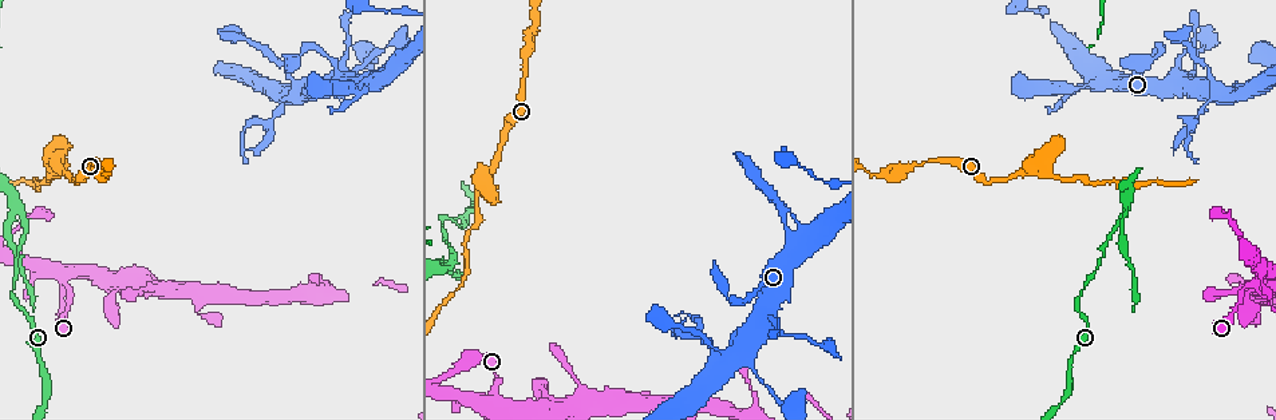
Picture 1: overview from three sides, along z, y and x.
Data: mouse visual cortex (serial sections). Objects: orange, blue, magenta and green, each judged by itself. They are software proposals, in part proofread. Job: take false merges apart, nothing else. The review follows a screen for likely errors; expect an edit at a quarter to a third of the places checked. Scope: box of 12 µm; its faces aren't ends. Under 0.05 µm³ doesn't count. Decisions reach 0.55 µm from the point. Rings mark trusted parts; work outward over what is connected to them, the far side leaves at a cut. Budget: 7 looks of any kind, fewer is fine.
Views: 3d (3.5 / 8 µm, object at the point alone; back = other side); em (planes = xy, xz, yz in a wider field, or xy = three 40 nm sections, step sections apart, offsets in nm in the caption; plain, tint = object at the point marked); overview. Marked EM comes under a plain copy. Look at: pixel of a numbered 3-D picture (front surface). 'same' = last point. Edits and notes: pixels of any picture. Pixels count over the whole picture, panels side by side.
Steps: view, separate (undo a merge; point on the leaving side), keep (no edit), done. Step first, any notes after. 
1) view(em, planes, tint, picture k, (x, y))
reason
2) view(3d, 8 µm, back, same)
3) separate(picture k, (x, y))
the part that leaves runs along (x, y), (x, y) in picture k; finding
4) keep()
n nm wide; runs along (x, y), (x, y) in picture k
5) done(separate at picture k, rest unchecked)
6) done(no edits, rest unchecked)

view(3d, 3.5 µm, picture 1, (488, 397))
calibre changes

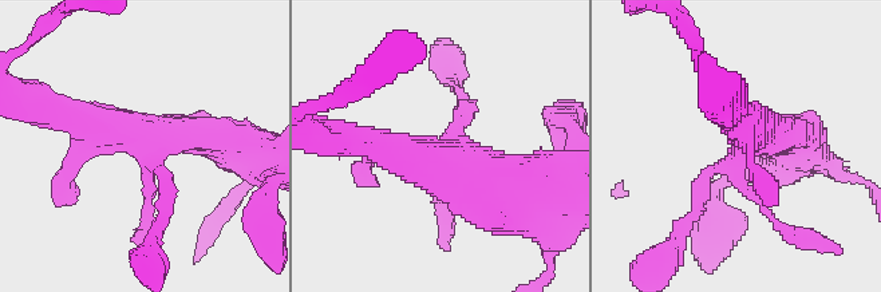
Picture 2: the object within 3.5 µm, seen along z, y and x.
view(em, xy, step 2, tint, picture 2, (444, 138))
4 arms; arms of 100, 150, 450, 450 nm

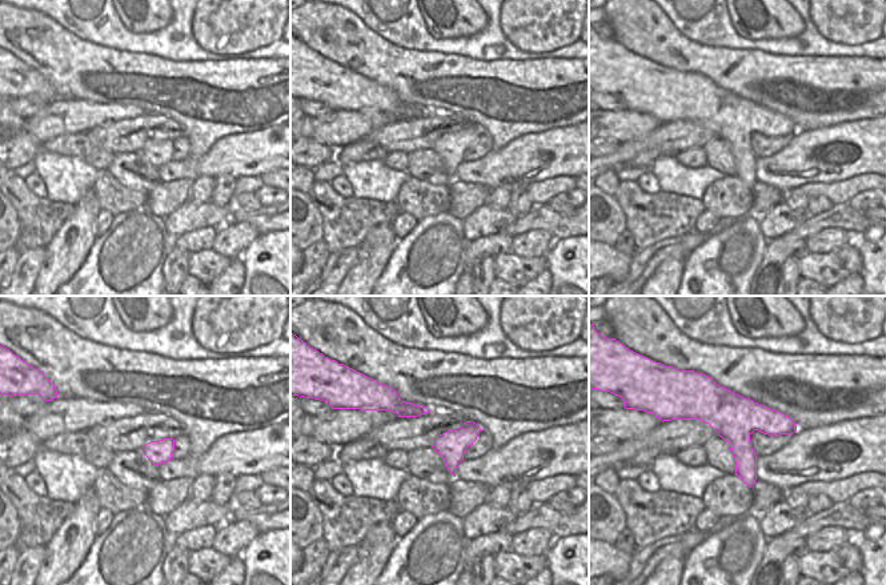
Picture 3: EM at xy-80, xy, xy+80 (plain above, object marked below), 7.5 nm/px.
keep()
runs along (684, 225), (715, 168), (777, 139) in picture 2; continuous, no second cell

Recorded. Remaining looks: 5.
view(3d, 3.5 µm, back, picture 1, (22, 219))
sharp bend

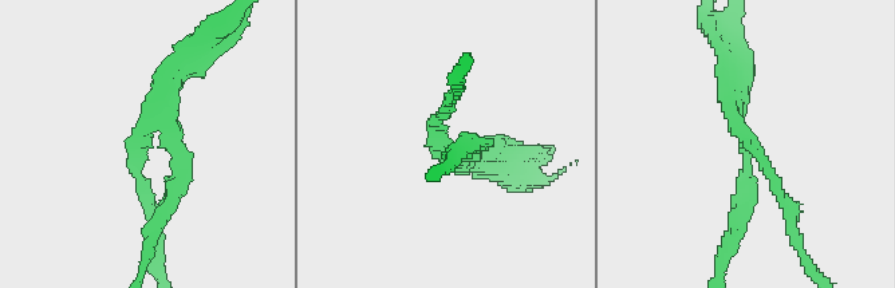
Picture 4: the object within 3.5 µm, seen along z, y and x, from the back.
view(em, xy, step 2, tint, picture 4, (744, 135))
3 arms; arms of 150, 200, 250 nm; now the EM

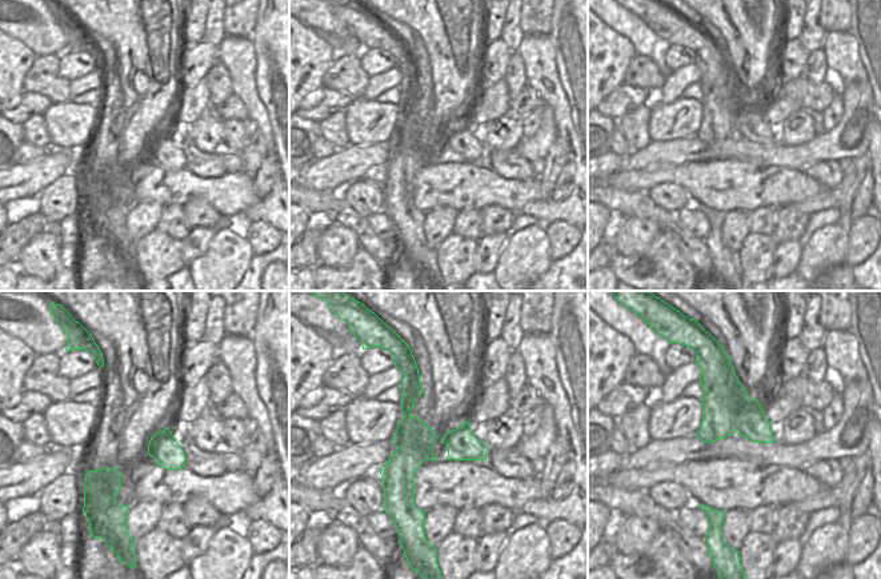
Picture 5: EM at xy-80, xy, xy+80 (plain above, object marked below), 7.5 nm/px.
view(em, planes, tint, same)

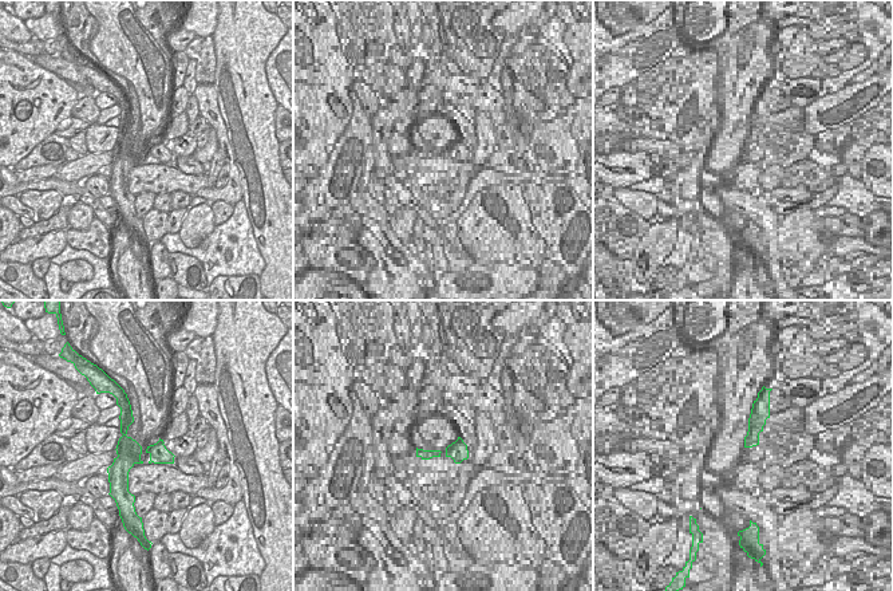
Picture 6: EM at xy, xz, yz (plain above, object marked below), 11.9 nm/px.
separate(picture 4, (745, 176))
the part that leaves runs along (161, 126), (177, 180), (149, 241) in picture 4; two cells meet here

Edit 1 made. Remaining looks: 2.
view(3d, 8 µm, back, picture 1, (727, 355))

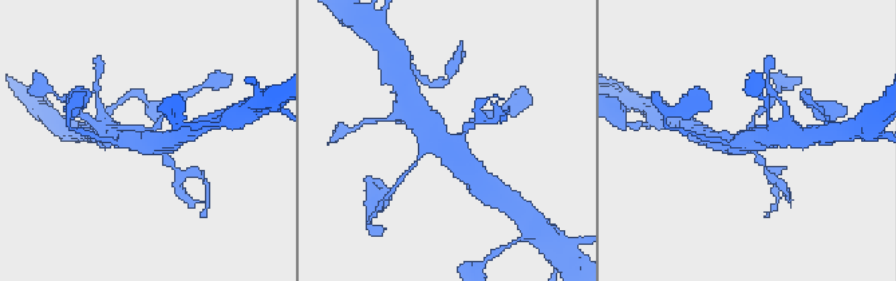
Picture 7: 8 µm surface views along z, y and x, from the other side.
view(em, xy, step 1, tint, picture 7, (447, 138))
now the EM

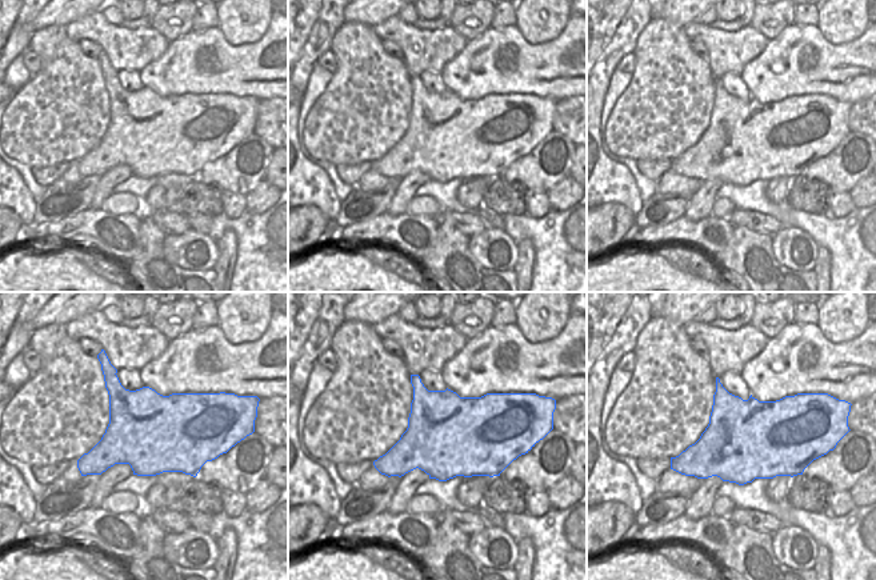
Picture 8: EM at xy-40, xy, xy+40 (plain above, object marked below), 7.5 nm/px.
separate(picture 7, (769, 170))
a second cell is stuck on

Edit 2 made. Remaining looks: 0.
done(separate at picture 4, separate at picture 7, rest unchecked)

